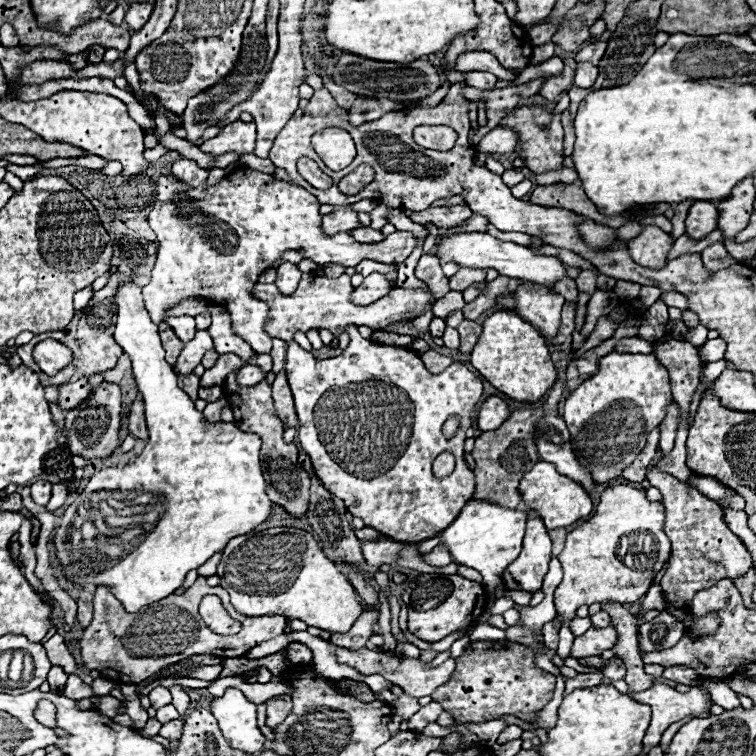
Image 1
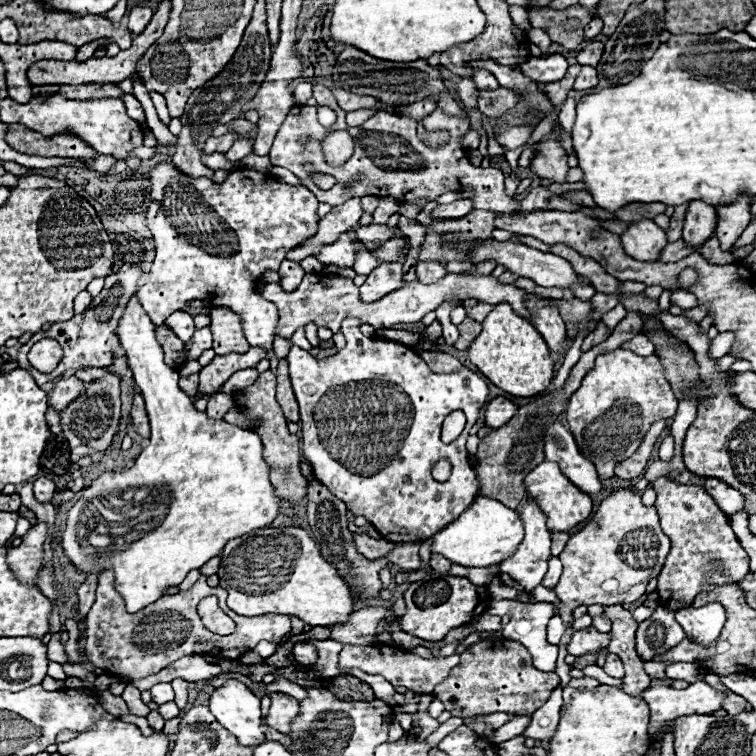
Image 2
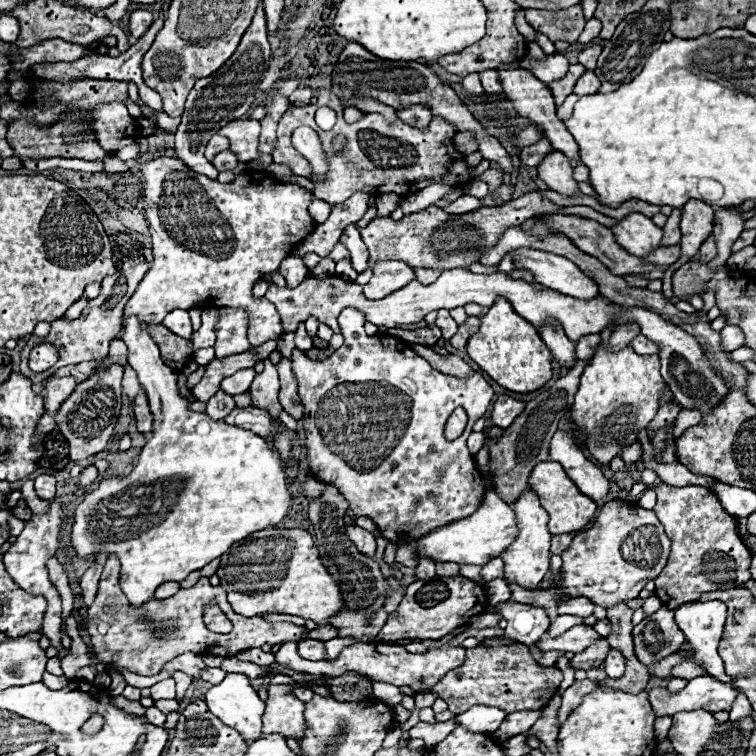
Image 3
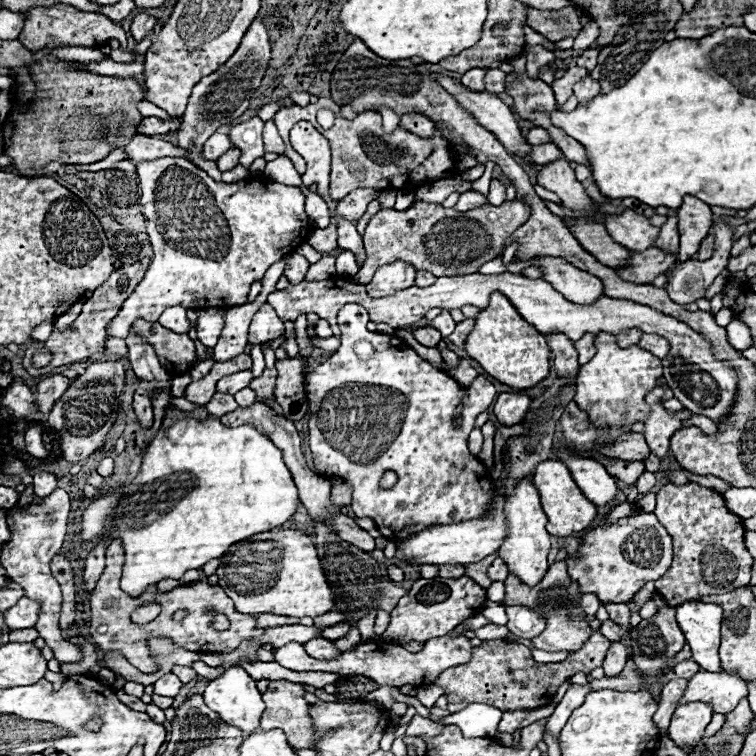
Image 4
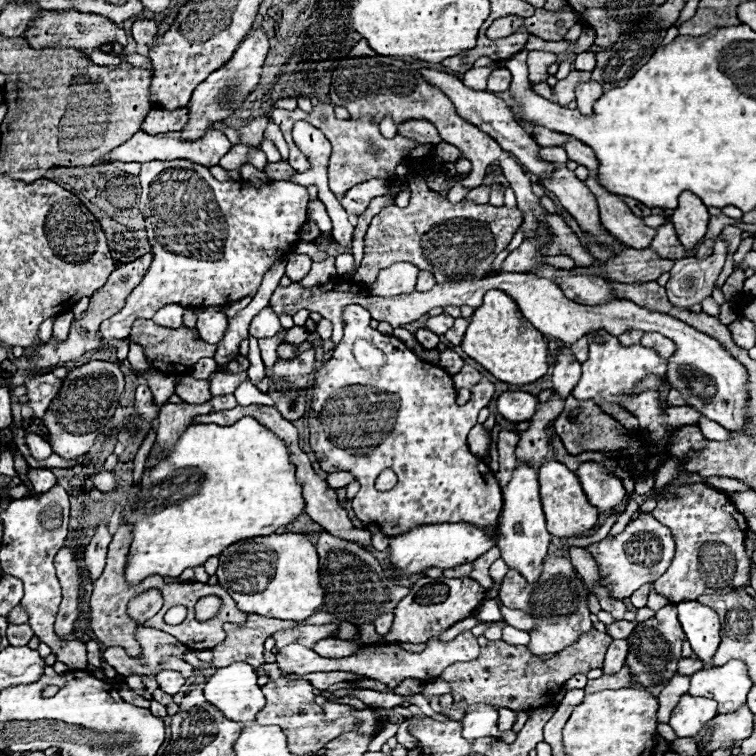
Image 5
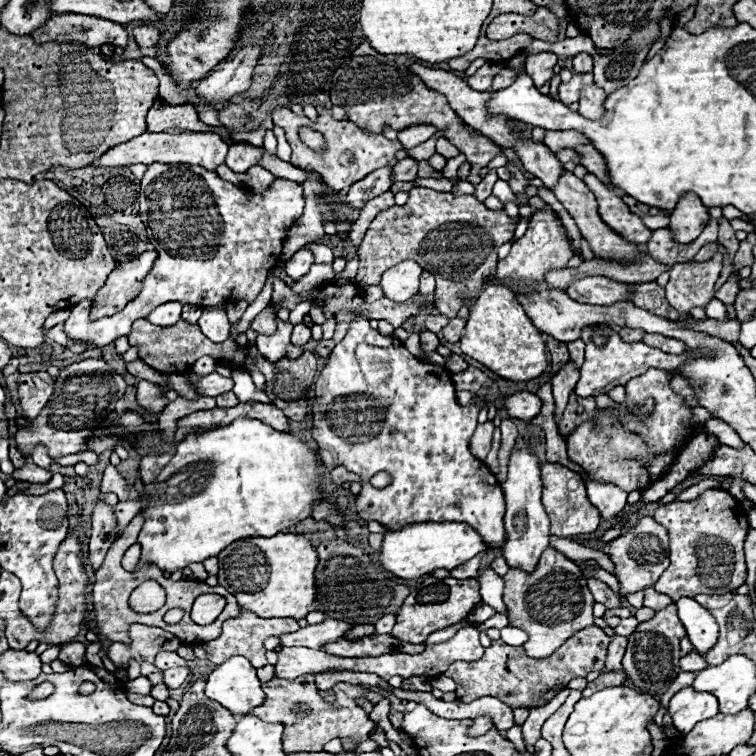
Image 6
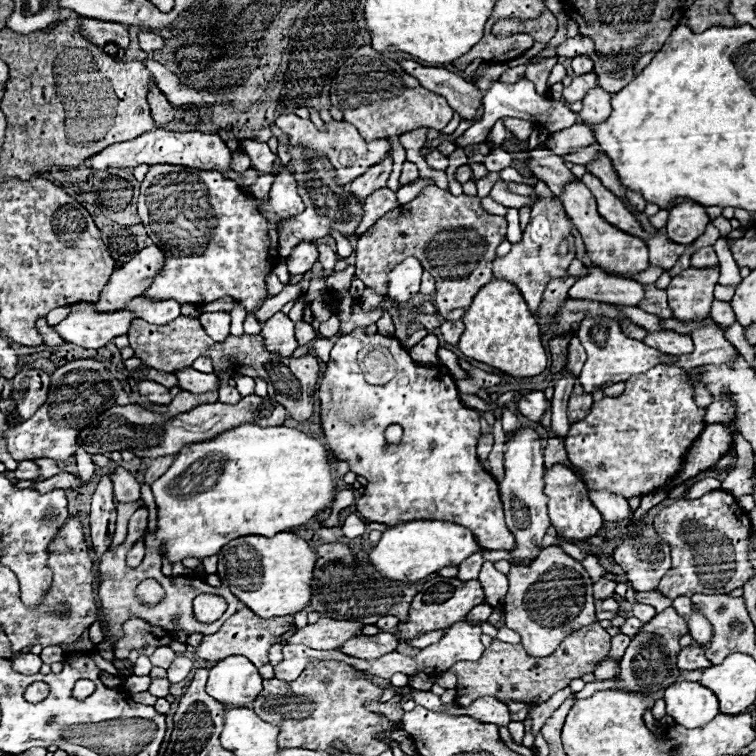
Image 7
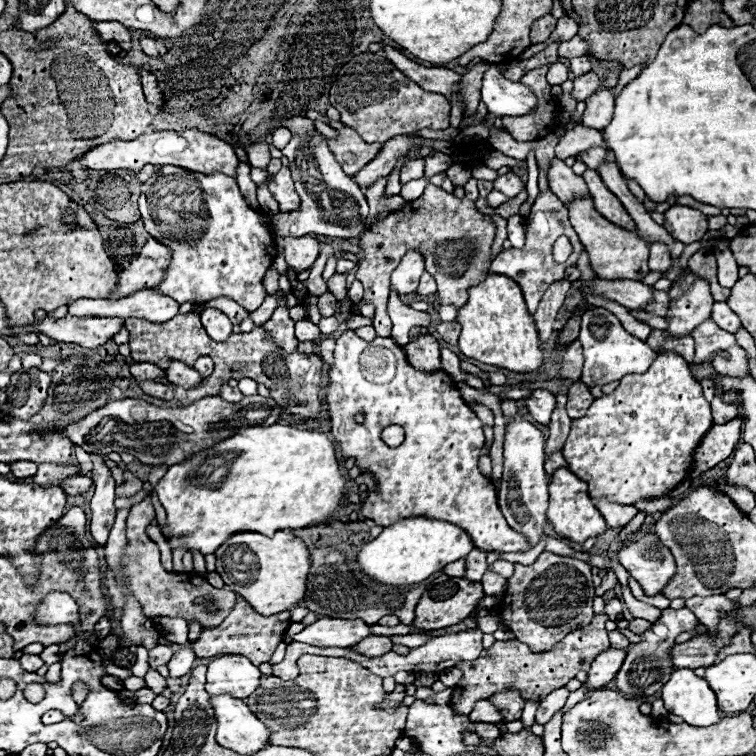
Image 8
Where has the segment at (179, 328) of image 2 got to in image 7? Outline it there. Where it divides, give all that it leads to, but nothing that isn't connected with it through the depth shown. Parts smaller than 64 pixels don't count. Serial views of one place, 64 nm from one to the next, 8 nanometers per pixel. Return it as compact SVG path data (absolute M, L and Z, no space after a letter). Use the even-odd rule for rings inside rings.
M138 296L132 302L128 302L126 308L134 310L134 314L138 314L138 318L142 318L150 324L166 324L180 316L180 304L176 300L150 302L144 296Z

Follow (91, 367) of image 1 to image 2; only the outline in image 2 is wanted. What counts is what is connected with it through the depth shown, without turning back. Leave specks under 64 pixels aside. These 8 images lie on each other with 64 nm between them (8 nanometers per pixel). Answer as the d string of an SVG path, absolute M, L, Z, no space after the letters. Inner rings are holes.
M128 268L128 270L120 270L116 274L110 274L106 278L106 284L102 288L102 292L92 298L92 304L82 312L82 314L76 314L72 320L68 322L58 322L58 324L52 324L50 330L46 332L38 332L32 336L32 340L24 346L20 346L18 350L18 362L20 362L20 368L24 370L32 370L26 354L28 350L32 348L32 344L36 344L38 340L42 338L54 338L62 344L64 348L64 358L62 362L58 364L58 368L52 372L52 374L40 374L40 372L34 372L34 380L38 386L46 384L46 382L54 382L58 376L70 372L70 370L84 370L84 368L108 368L112 366L114 362L114 348L118 346L118 336L116 336L116 326L118 326L118 320L122 316L122 306L128 302L130 294L134 294L134 290L138 290L136 282L140 278L142 270L140 268Z

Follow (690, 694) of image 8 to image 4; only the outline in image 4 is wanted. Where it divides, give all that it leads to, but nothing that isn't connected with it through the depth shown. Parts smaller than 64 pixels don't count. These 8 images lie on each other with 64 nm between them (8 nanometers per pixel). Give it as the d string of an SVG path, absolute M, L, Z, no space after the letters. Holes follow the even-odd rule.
M702 702L678 706L678 710L674 710L672 714L668 738L672 738L676 746L688 744L694 750L700 744L700 740L704 738L704 730L710 724L713 714L714 711L706 708L706 704Z

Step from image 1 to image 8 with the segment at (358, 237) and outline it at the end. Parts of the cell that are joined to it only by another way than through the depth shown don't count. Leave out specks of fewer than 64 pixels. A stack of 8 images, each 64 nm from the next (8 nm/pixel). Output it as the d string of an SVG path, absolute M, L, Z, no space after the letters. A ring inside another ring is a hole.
M432 184L426 186L420 198L406 202L404 208L390 212L382 222L368 228L358 242L362 258L358 260L356 278L364 284L362 302L370 302L376 306L374 328L377 336L390 336L392 330L386 304L390 296L390 274L402 260L402 254L416 248L424 256L426 270L436 278L438 302L442 306L460 308L462 304L466 304L468 288L482 282L482 278L486 278L488 274L490 266L488 262L494 238L496 238L496 224L492 222L492 216L478 212L474 200L468 198L458 200L454 194L448 194L440 186ZM462 262L464 266L454 266Z

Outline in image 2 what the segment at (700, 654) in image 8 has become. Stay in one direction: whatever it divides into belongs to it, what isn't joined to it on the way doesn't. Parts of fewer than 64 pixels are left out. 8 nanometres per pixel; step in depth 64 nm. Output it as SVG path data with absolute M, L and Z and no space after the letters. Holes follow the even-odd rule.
M676 662L666 666L666 678L672 678L672 680L694 680L704 674L706 670L700 670L696 664L690 664L690 662Z

